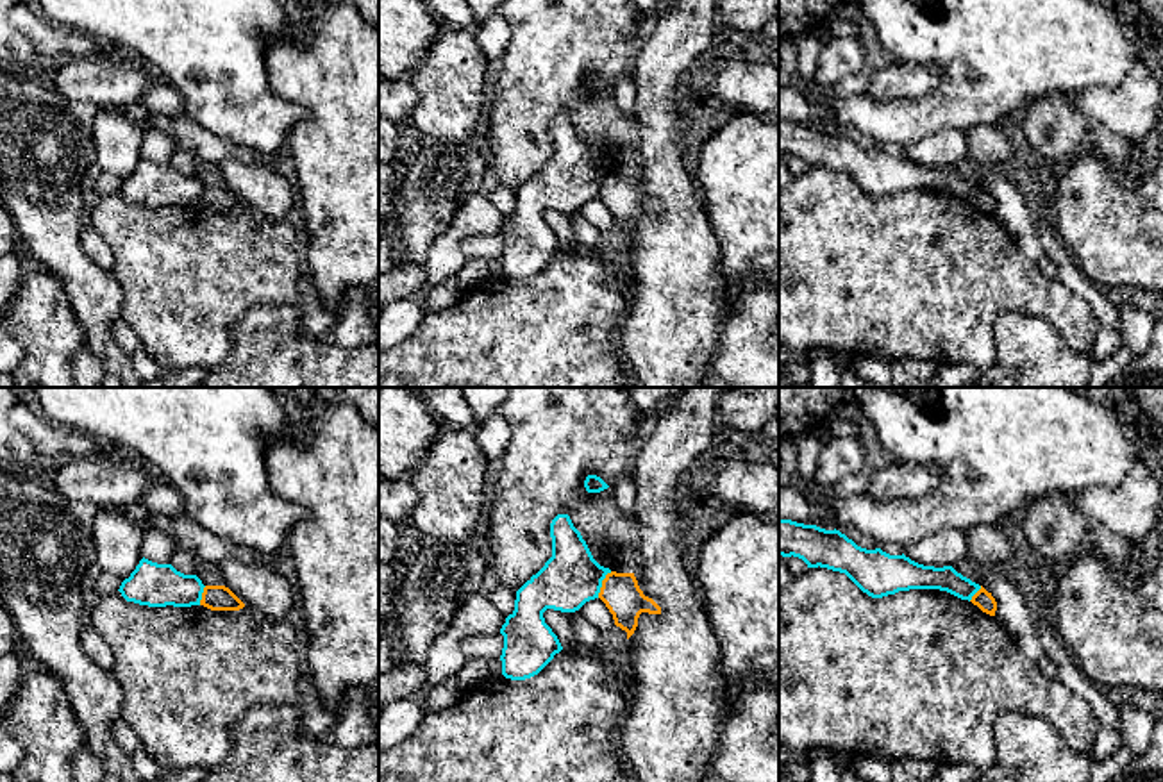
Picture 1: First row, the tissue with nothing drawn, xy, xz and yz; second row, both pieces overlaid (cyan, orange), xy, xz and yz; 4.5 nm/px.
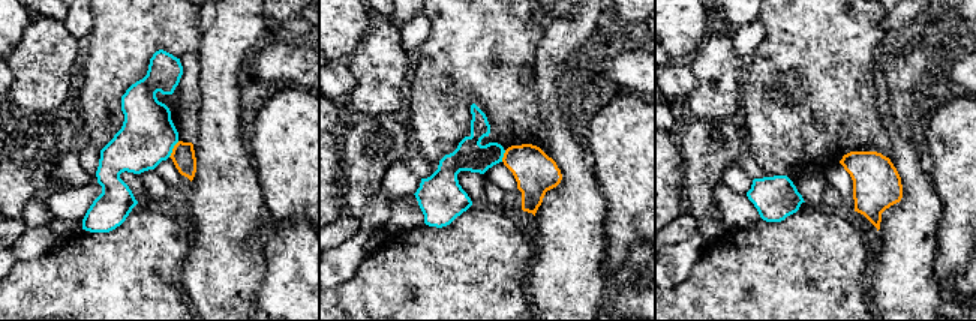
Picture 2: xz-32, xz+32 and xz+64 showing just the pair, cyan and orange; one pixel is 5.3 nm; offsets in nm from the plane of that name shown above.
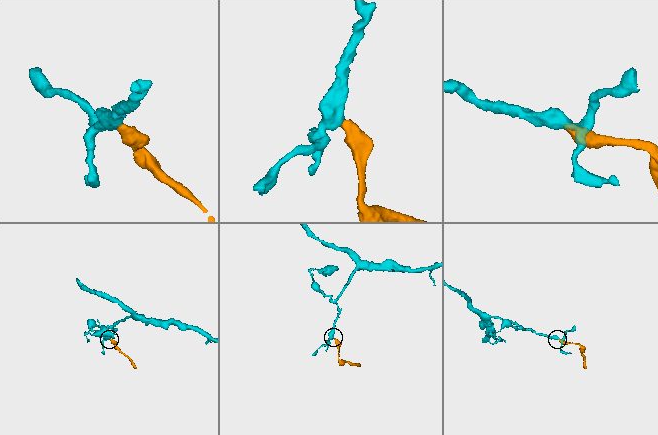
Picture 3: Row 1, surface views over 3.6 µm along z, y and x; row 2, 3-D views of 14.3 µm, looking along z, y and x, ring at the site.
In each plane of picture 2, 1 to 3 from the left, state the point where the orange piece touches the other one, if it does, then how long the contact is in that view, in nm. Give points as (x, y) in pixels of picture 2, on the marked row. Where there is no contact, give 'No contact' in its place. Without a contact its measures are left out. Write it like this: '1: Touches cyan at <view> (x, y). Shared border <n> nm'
1: Touches cyan at xz-32 (173, 147). Shared border 110 nm
2: Touches cyan at xz+32 (502, 156). Shared border 70 nm
3: No contact

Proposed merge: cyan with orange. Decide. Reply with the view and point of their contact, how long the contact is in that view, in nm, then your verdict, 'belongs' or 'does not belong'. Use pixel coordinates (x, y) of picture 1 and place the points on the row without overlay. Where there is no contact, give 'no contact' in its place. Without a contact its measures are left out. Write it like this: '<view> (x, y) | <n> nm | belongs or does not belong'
xz (601, 184) | 140 nm | does not belong

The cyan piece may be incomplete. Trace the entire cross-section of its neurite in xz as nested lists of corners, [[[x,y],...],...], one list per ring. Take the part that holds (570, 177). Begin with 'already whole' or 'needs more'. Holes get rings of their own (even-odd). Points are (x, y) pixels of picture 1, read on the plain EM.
already whole; [[[568,114],[550,123],[552,157],[518,191],[515,211],[500,229],[502,275],[525,280],[538,275],[563,250],[545,223],[547,209],[575,212],[598,198],[609,168],[600,166]]]

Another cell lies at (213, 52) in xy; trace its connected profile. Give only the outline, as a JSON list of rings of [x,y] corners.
[[[38,0],[52,23],[146,59],[184,98],[186,112],[209,132],[273,157],[304,109],[277,96],[264,66],[268,46],[295,36],[279,0]]]

